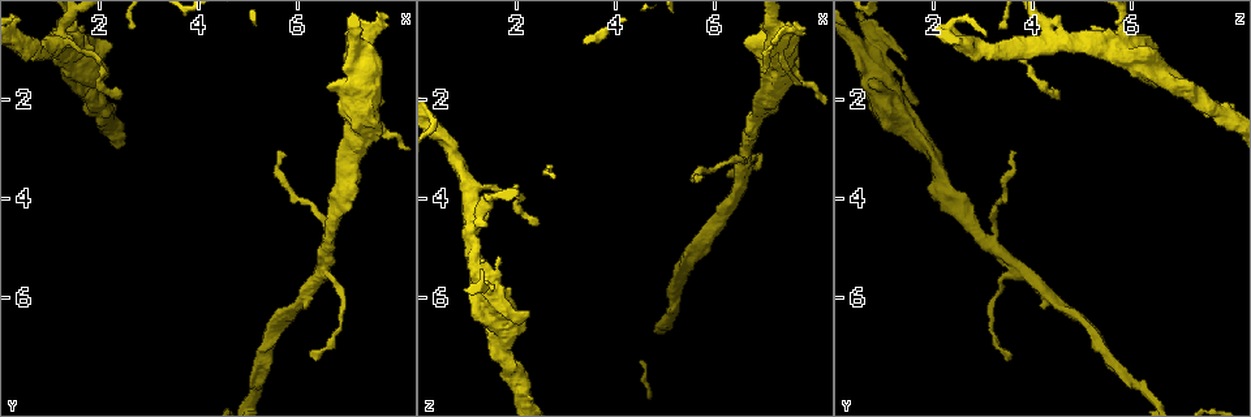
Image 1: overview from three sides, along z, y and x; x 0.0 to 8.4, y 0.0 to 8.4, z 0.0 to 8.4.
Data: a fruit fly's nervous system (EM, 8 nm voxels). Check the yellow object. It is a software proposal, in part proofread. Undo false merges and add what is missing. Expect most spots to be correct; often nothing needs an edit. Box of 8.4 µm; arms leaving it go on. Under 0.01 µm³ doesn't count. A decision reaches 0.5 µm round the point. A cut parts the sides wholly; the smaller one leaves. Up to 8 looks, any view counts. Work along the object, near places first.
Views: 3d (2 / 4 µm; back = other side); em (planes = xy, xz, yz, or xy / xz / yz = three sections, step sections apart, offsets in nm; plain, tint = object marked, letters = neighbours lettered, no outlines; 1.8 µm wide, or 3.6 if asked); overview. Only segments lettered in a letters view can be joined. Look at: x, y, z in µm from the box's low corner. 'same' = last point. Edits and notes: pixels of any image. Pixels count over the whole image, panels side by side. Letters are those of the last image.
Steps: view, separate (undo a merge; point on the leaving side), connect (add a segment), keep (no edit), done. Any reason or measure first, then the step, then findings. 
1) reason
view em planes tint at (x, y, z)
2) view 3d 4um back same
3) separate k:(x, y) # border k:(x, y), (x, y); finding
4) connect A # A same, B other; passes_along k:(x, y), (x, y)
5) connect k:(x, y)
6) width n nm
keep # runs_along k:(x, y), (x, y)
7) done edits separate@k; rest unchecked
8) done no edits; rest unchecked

an open end
view em planes letters at (2.40, 2.05, 4.55)

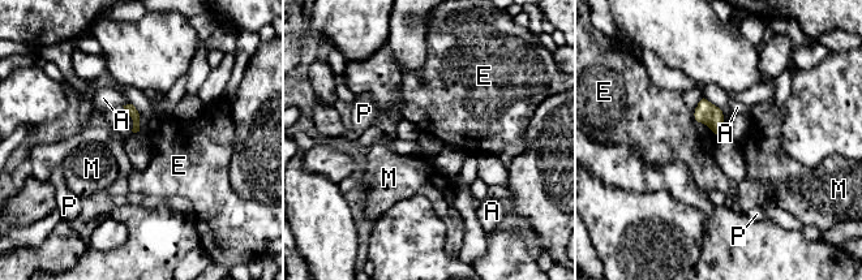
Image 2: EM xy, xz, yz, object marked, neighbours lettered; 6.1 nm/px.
keep # A other, E other, M other, P other; border 2:(702, 98), (694, 117), (715, 134); none of them fits

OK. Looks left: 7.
sudden change in width
view 3d 2um at (1.10, 0.95, 4.50)

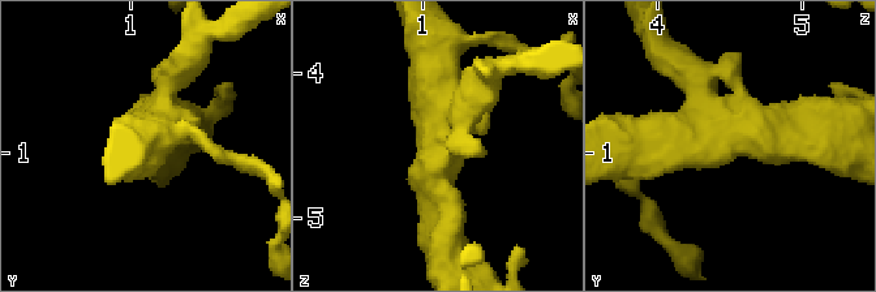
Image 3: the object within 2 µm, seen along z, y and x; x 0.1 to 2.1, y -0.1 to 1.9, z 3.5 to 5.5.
arms 3; arm_widths 220, 320, 340 nm
view em yz step 4 letters at (1.06, 0.90, 4.48)

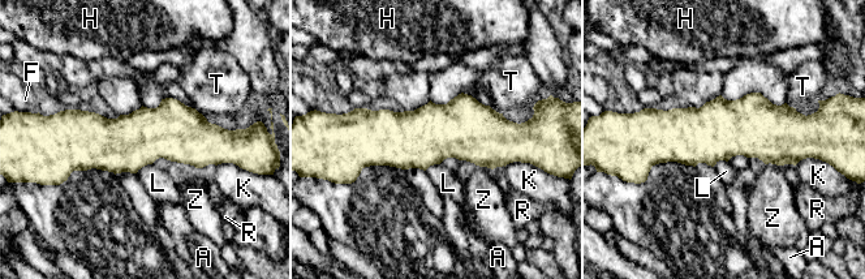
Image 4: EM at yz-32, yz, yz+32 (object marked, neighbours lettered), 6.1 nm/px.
view em planes letters same

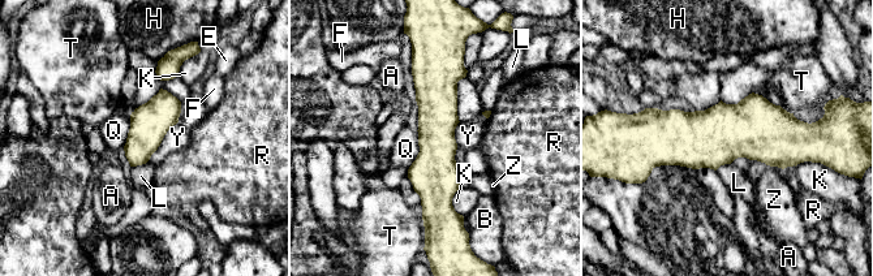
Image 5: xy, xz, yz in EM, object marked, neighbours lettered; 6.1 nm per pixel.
longest_contact Y 300 nm
keep # A other, B other, E other, F other, H other, K other, L other, Q other, R other, T other, Y other, Z other; runs_along 5:(429, 60), (442, 216); one neuron here

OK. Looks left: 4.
abrupt turn
view 3d 4um at (7.30, 1.00, 0.70)

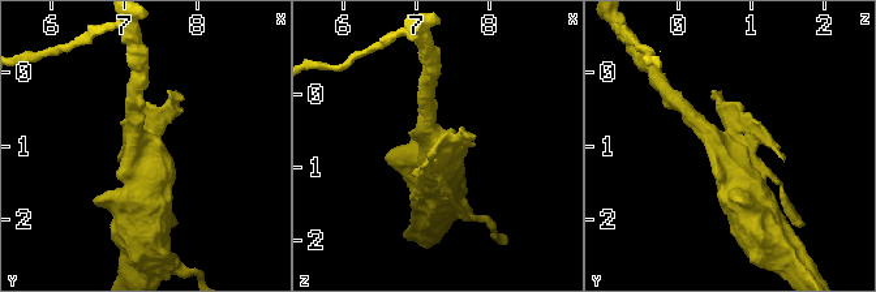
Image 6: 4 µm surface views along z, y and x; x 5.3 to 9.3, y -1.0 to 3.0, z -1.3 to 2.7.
view em 3.6um xz step 16 letters at (7.25, 1.05, 0.65)

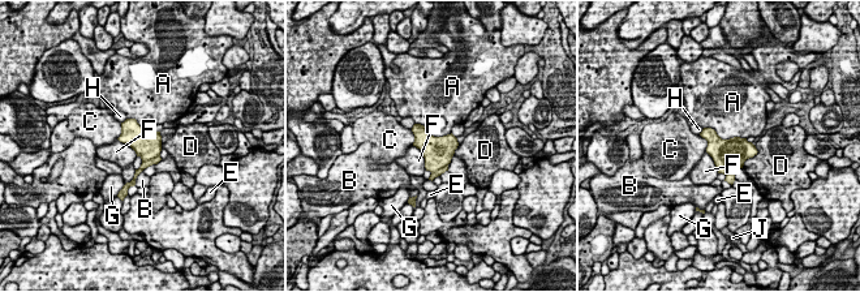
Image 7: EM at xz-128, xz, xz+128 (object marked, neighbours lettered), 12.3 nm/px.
another direction
view em 3.6um planes letters same

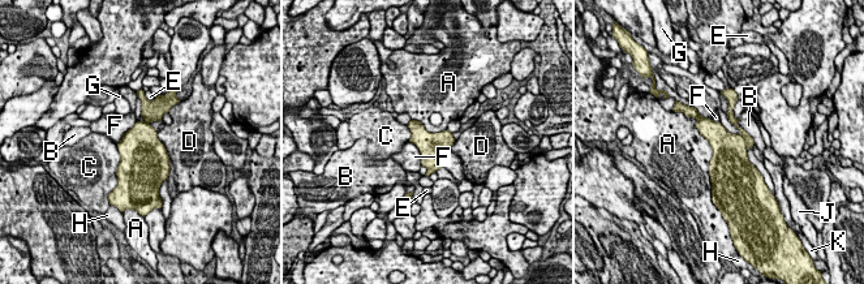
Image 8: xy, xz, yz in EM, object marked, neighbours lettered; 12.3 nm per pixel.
keep # A other, B other, C other, D other, E other, F other, G other, H other, J other, K other; border 8:(684, 113), (712, 150), (712, 186); one neuron here

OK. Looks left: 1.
done no edits; rest unchecked

